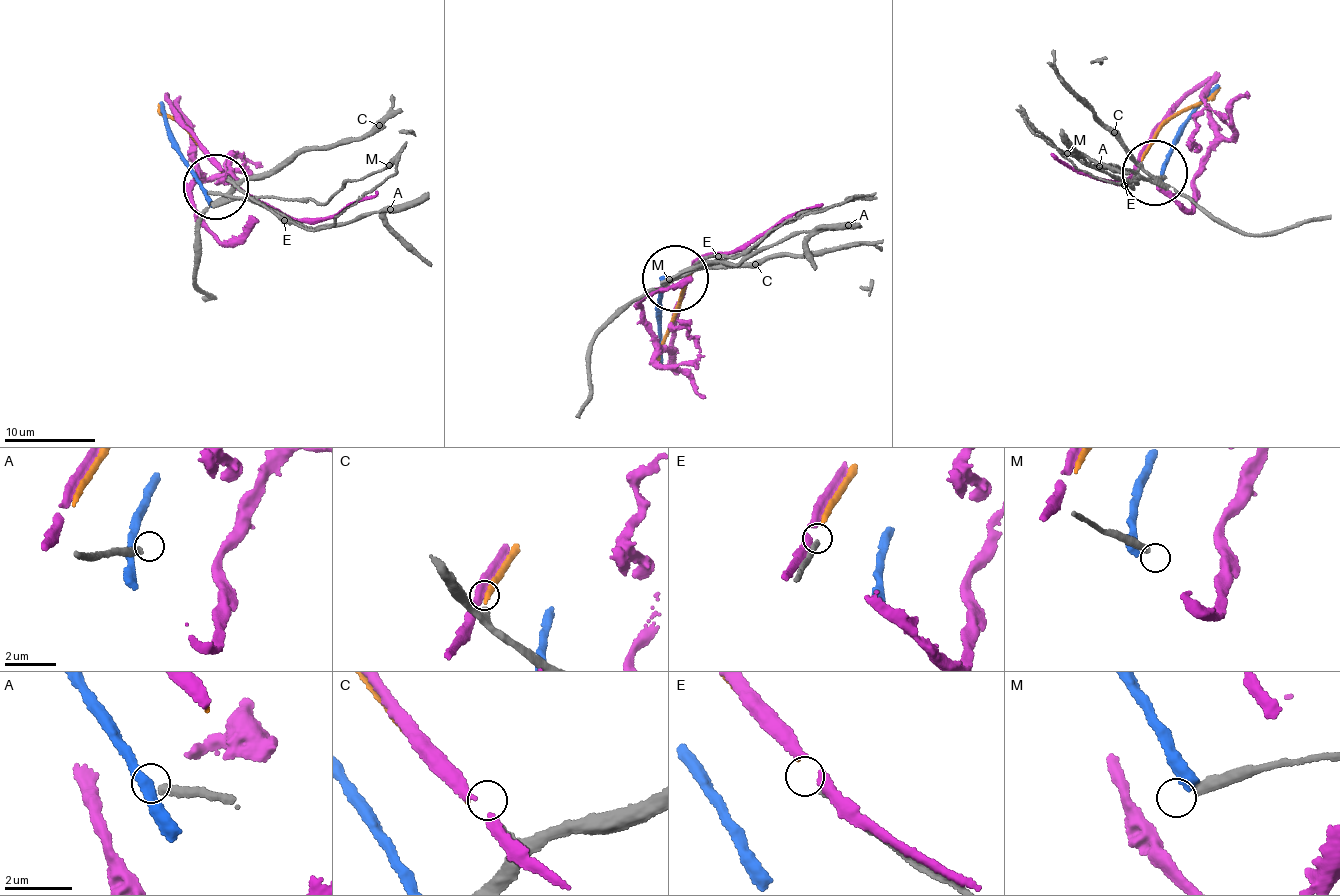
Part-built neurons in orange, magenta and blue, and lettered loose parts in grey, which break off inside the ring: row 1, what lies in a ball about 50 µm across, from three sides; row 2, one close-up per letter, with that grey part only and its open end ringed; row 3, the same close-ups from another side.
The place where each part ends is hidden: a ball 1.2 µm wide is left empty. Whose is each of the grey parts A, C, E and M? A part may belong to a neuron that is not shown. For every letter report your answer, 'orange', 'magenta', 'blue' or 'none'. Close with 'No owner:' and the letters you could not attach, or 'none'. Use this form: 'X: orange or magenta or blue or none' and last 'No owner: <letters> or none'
A: none
C: none
E: none
M: none
No owner: A, C, E, M

